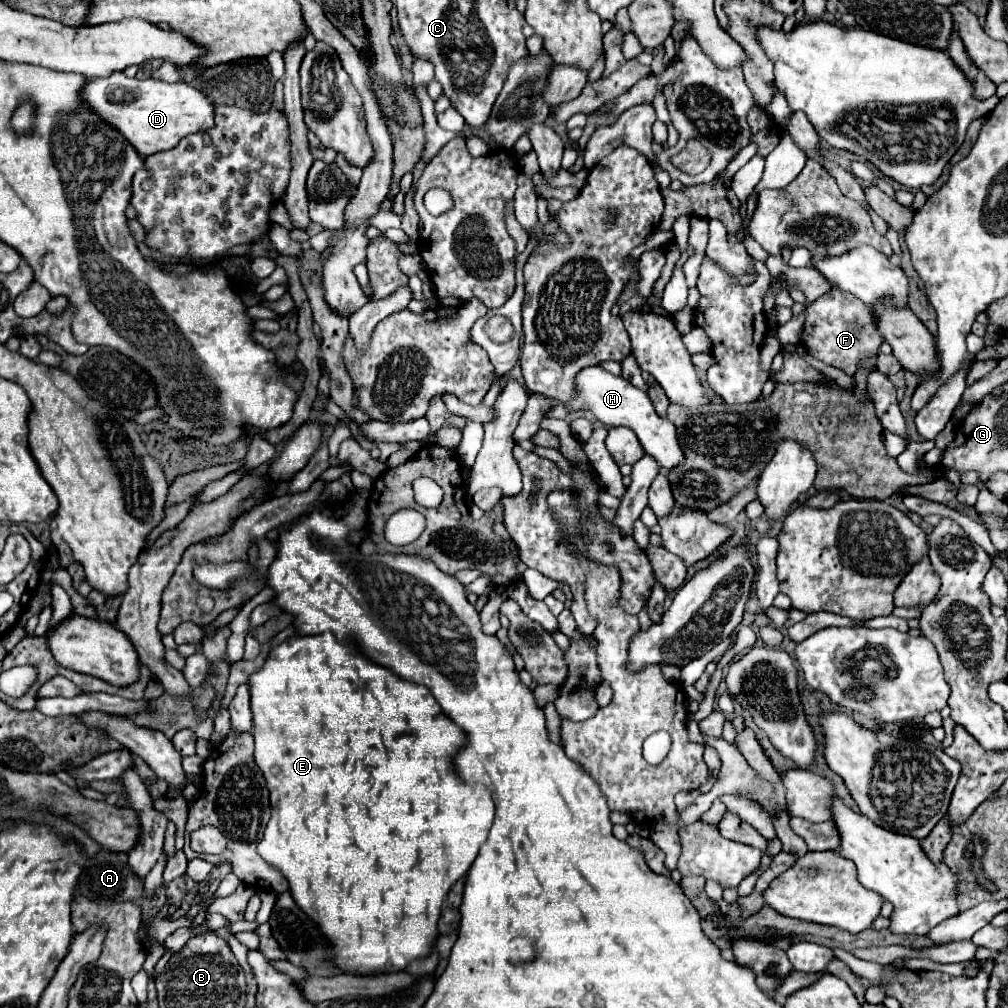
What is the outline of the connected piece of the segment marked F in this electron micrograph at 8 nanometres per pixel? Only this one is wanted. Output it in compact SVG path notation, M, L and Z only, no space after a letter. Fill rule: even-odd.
M829 290L805 308L805 328L801 344L827 366L835 366L845 374L853 376L857 362L865 354L877 354L883 336L875 328L875 318L859 298L843 290Z

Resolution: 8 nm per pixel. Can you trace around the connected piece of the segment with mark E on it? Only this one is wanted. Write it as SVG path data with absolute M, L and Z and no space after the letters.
M333 634L305 636L285 640L277 648L273 648L259 672L253 672L249 678L251 690L251 712L253 712L253 738L255 738L255 762L261 768L267 788L271 792L271 820L265 828L265 836L257 846L261 858L273 864L289 882L289 892L293 900L325 936L329 944L329 962L339 970L353 976L379 976L393 974L405 970L413 960L427 958L437 940L437 920L441 912L441 904L449 892L449 888L465 876L469 866L473 864L479 846L487 840L487 832L493 822L495 806L491 800L491 792L481 786L467 786L453 774L453 754L465 742L465 734L457 728L439 708L429 688L421 684L411 684L401 680L391 670L373 664L357 650L353 644L345 646L343 642L335 642Z

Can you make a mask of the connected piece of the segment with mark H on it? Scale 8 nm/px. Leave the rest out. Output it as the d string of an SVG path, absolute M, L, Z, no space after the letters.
M587 366L587 368L577 372L575 394L569 402L565 402L565 406L571 414L589 412L605 426L611 426L611 428L613 426L627 426L627 428L631 428L637 434L645 452L651 454L667 470L683 462L683 452L681 452L681 446L677 442L677 432L675 432L673 422L657 416L657 412L653 410L653 404L651 404L651 400L645 392L641 392L633 384L625 382L625 378L607 372L601 366Z

